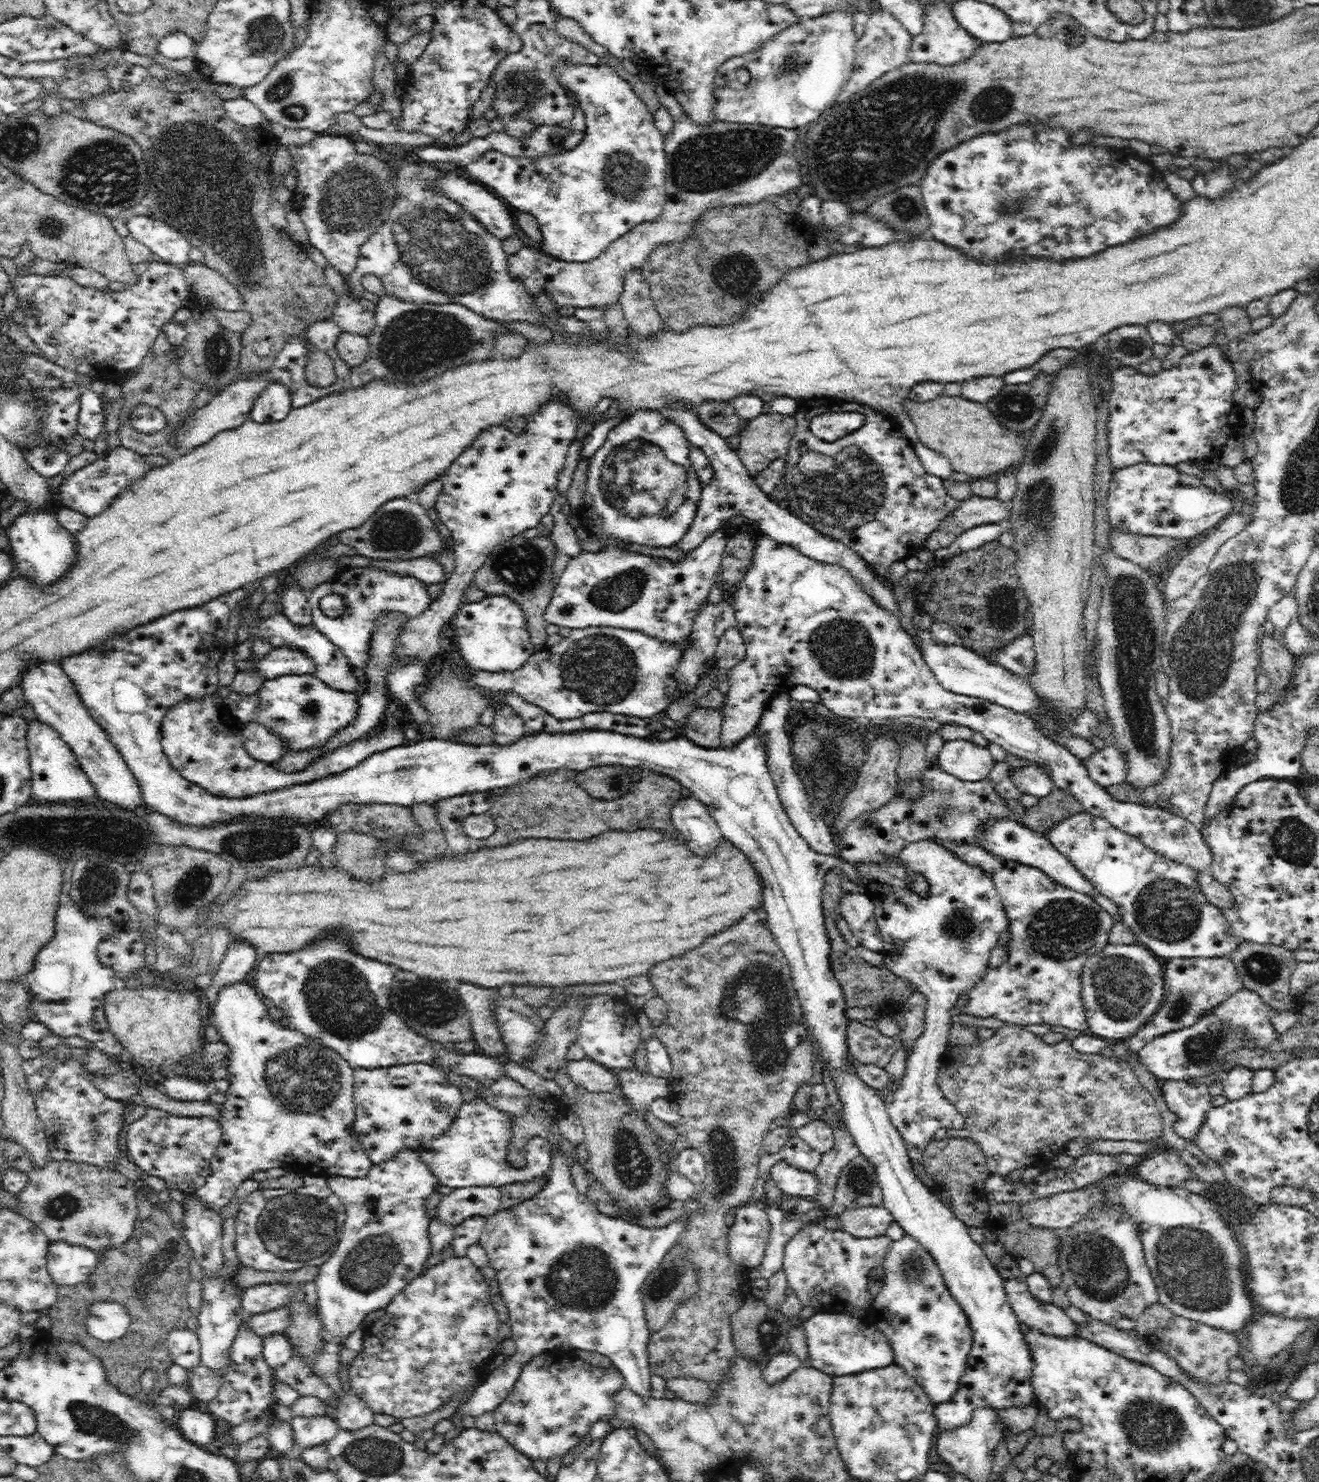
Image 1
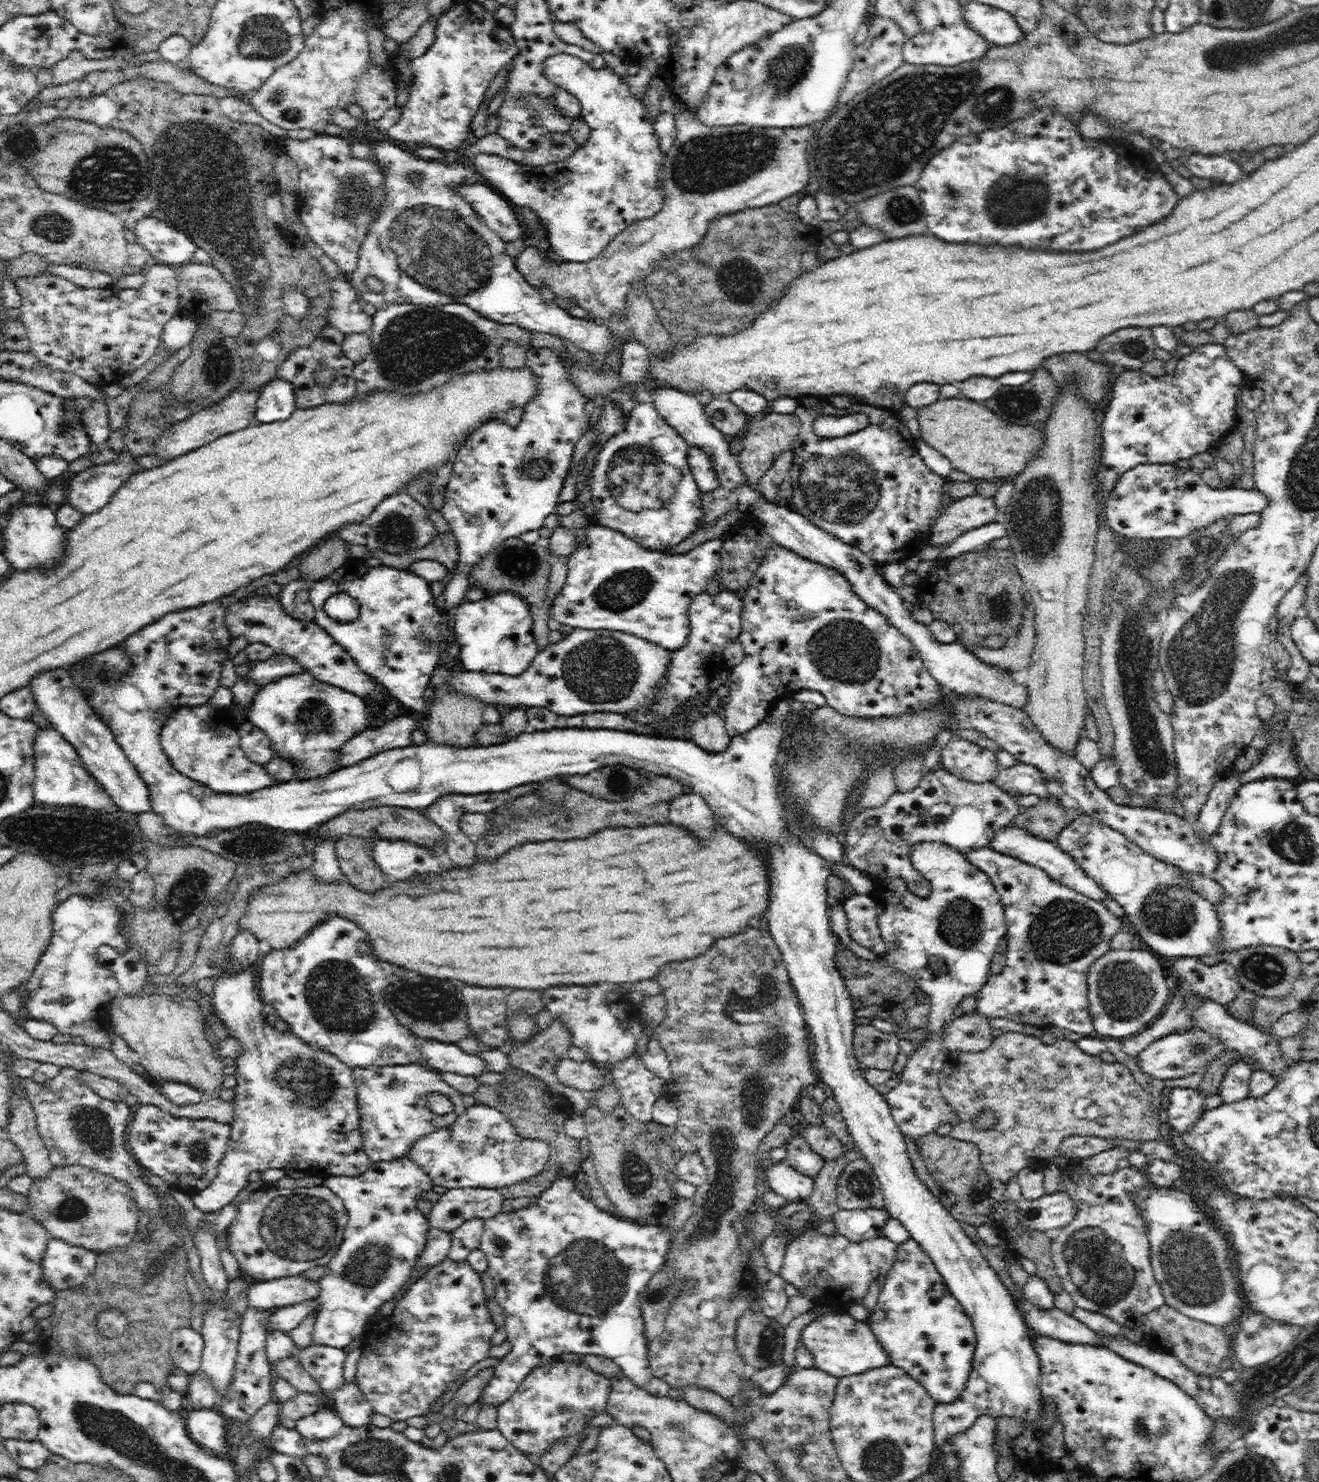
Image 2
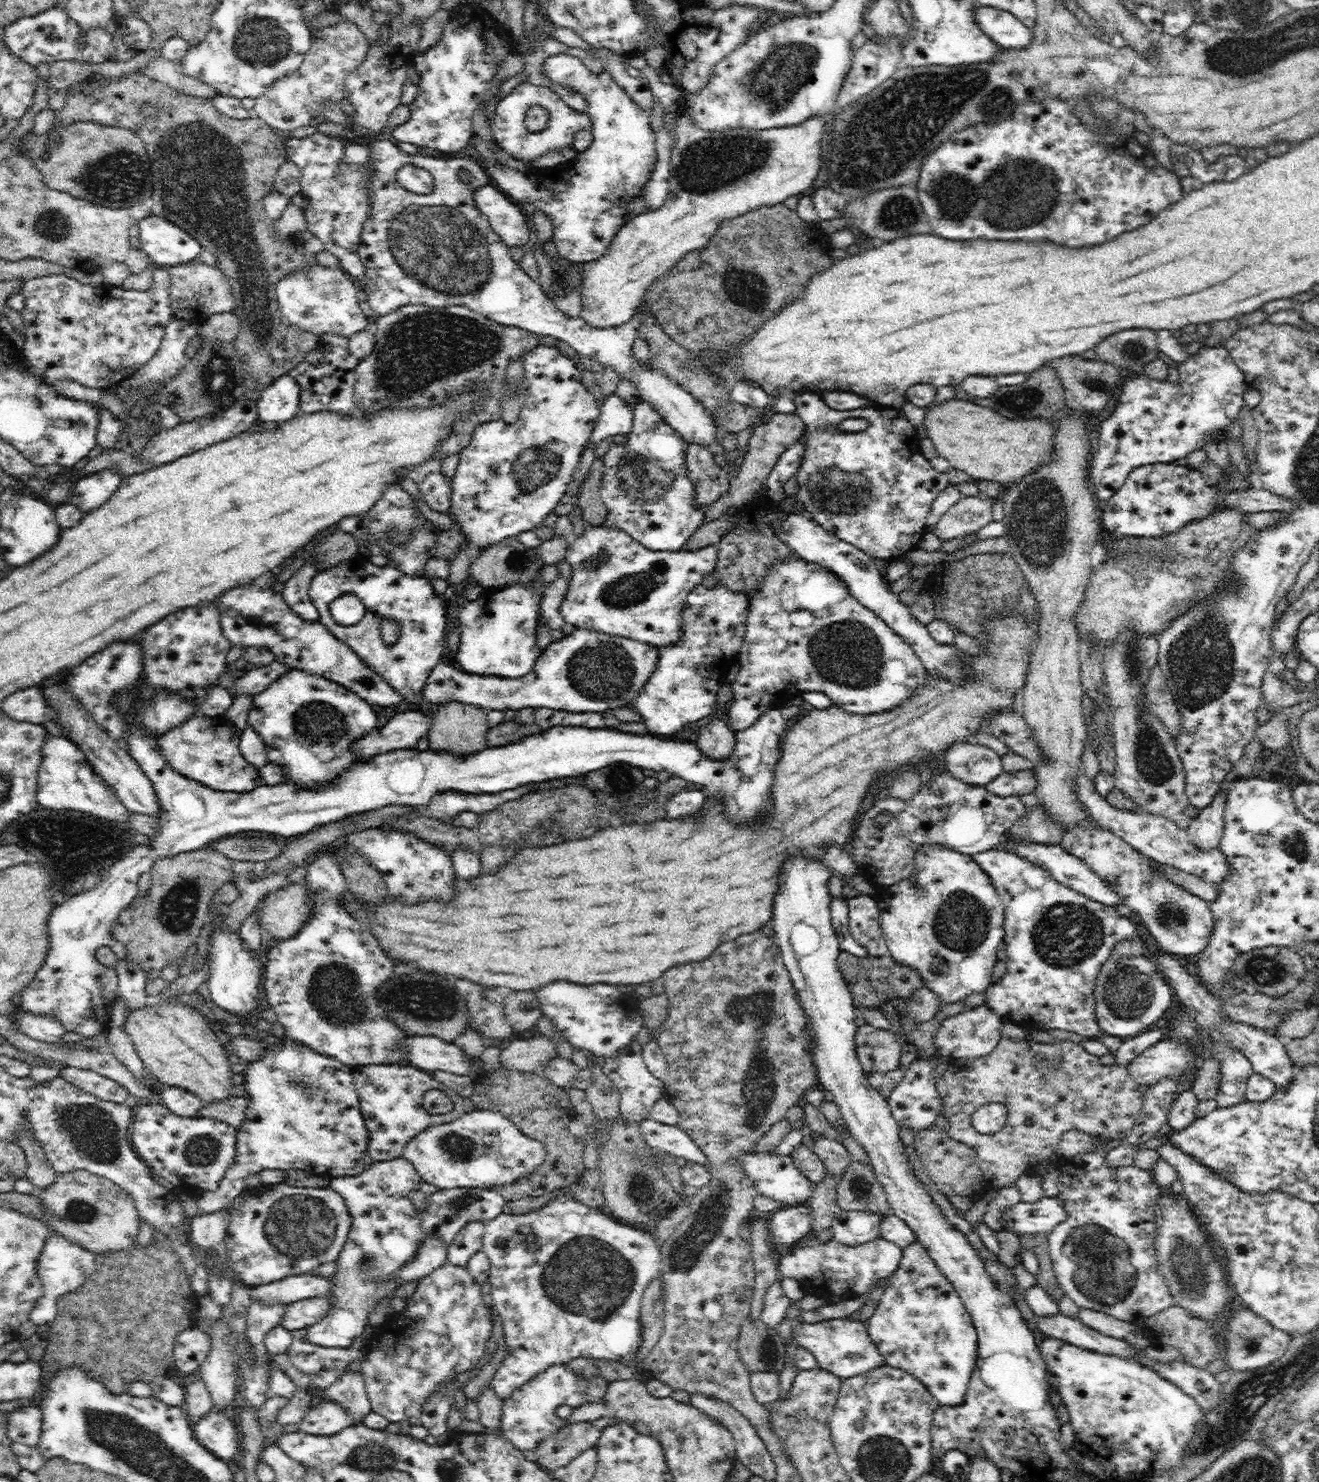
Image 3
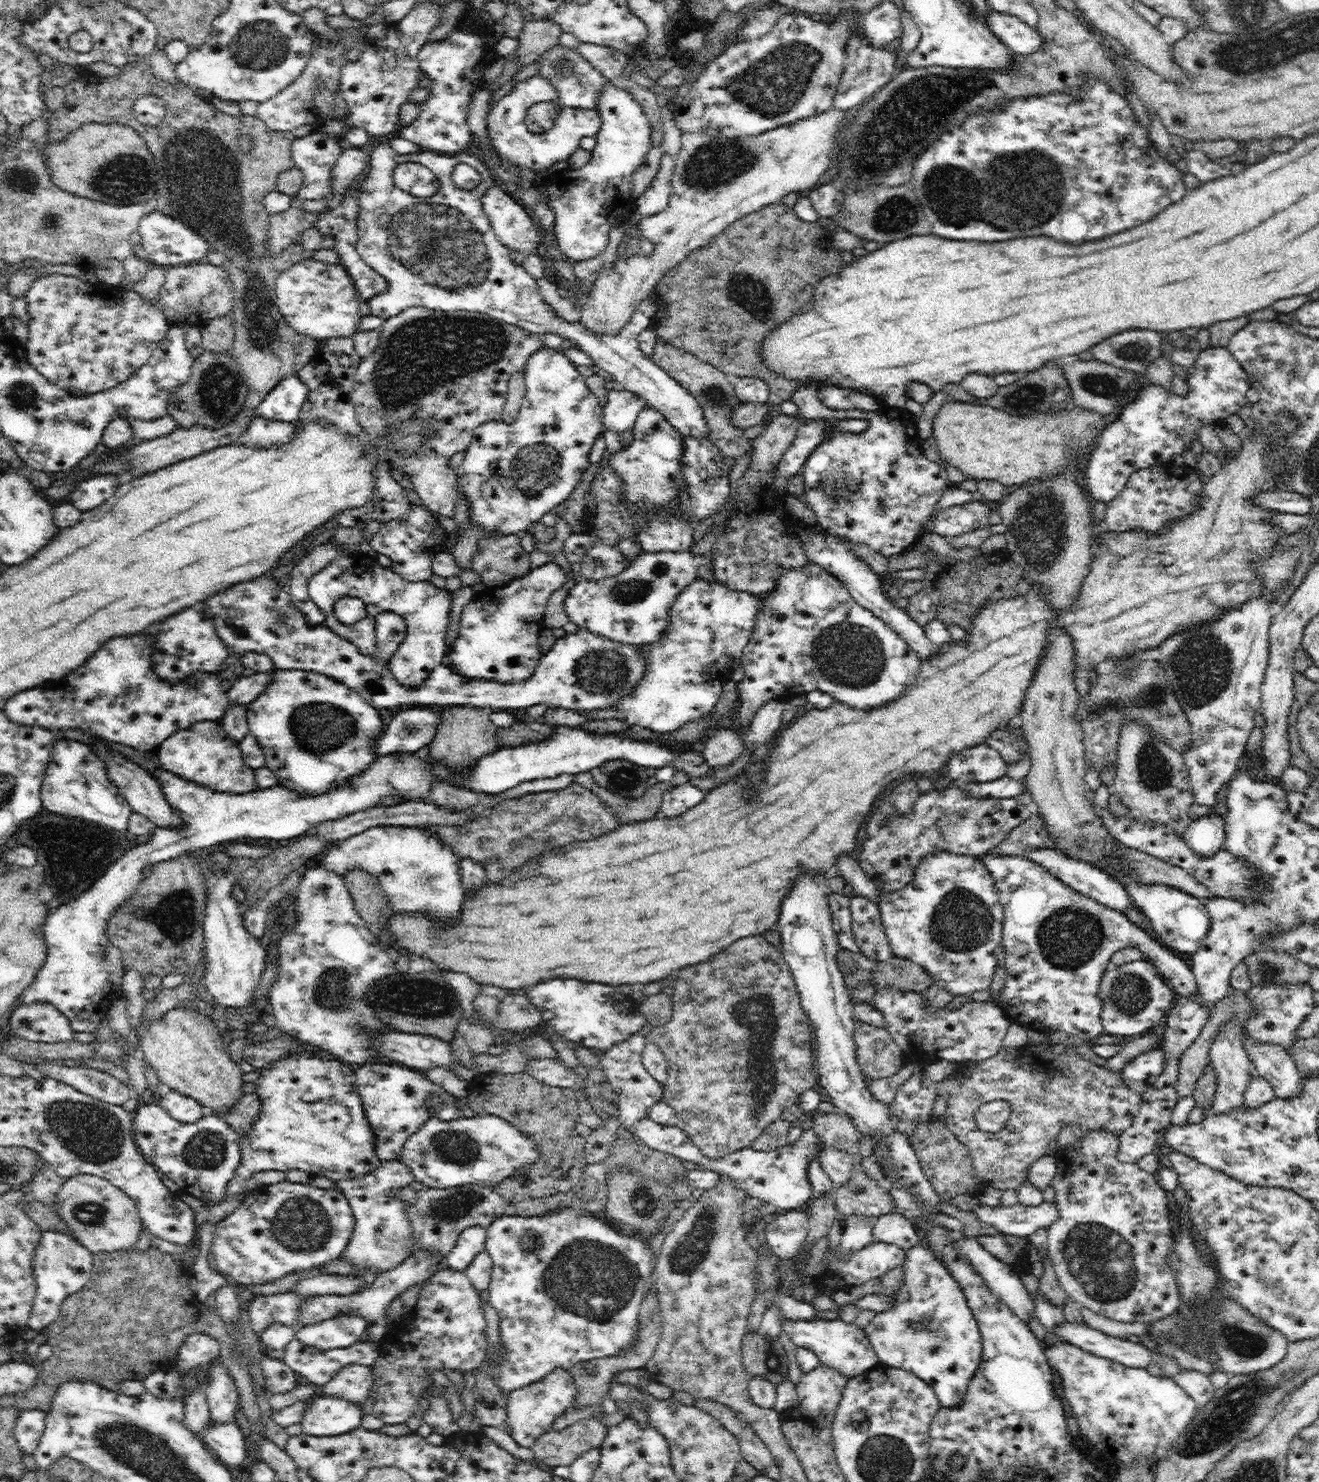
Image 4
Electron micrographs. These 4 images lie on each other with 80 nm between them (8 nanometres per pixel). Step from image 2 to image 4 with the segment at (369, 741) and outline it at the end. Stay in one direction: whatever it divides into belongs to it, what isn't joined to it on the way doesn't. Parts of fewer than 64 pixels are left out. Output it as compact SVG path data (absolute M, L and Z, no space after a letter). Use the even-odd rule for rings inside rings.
M414 706L412 709L406 710L406 712L396 714L396 716L392 717L392 720L385 722L382 734L376 738L372 751L384 756L395 752L416 753L420 748L426 748L434 740L436 728L441 724L441 714L442 712L434 712L434 710L425 706Z

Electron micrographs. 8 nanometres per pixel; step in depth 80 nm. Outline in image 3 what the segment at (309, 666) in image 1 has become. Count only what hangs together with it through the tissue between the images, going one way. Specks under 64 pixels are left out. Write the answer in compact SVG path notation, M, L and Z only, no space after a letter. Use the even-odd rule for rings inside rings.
M277 660L272 663L254 668L254 670L240 673L235 680L233 694L251 694L256 696L267 686L270 686L282 673L289 671L291 668L287 664L282 664Z

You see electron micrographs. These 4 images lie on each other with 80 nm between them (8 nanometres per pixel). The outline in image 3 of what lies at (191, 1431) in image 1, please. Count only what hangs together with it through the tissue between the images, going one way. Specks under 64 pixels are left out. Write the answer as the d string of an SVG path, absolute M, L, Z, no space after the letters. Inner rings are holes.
M214 1408L194 1422L191 1428L202 1446L227 1463L241 1451L236 1426L224 1413L216 1412Z

